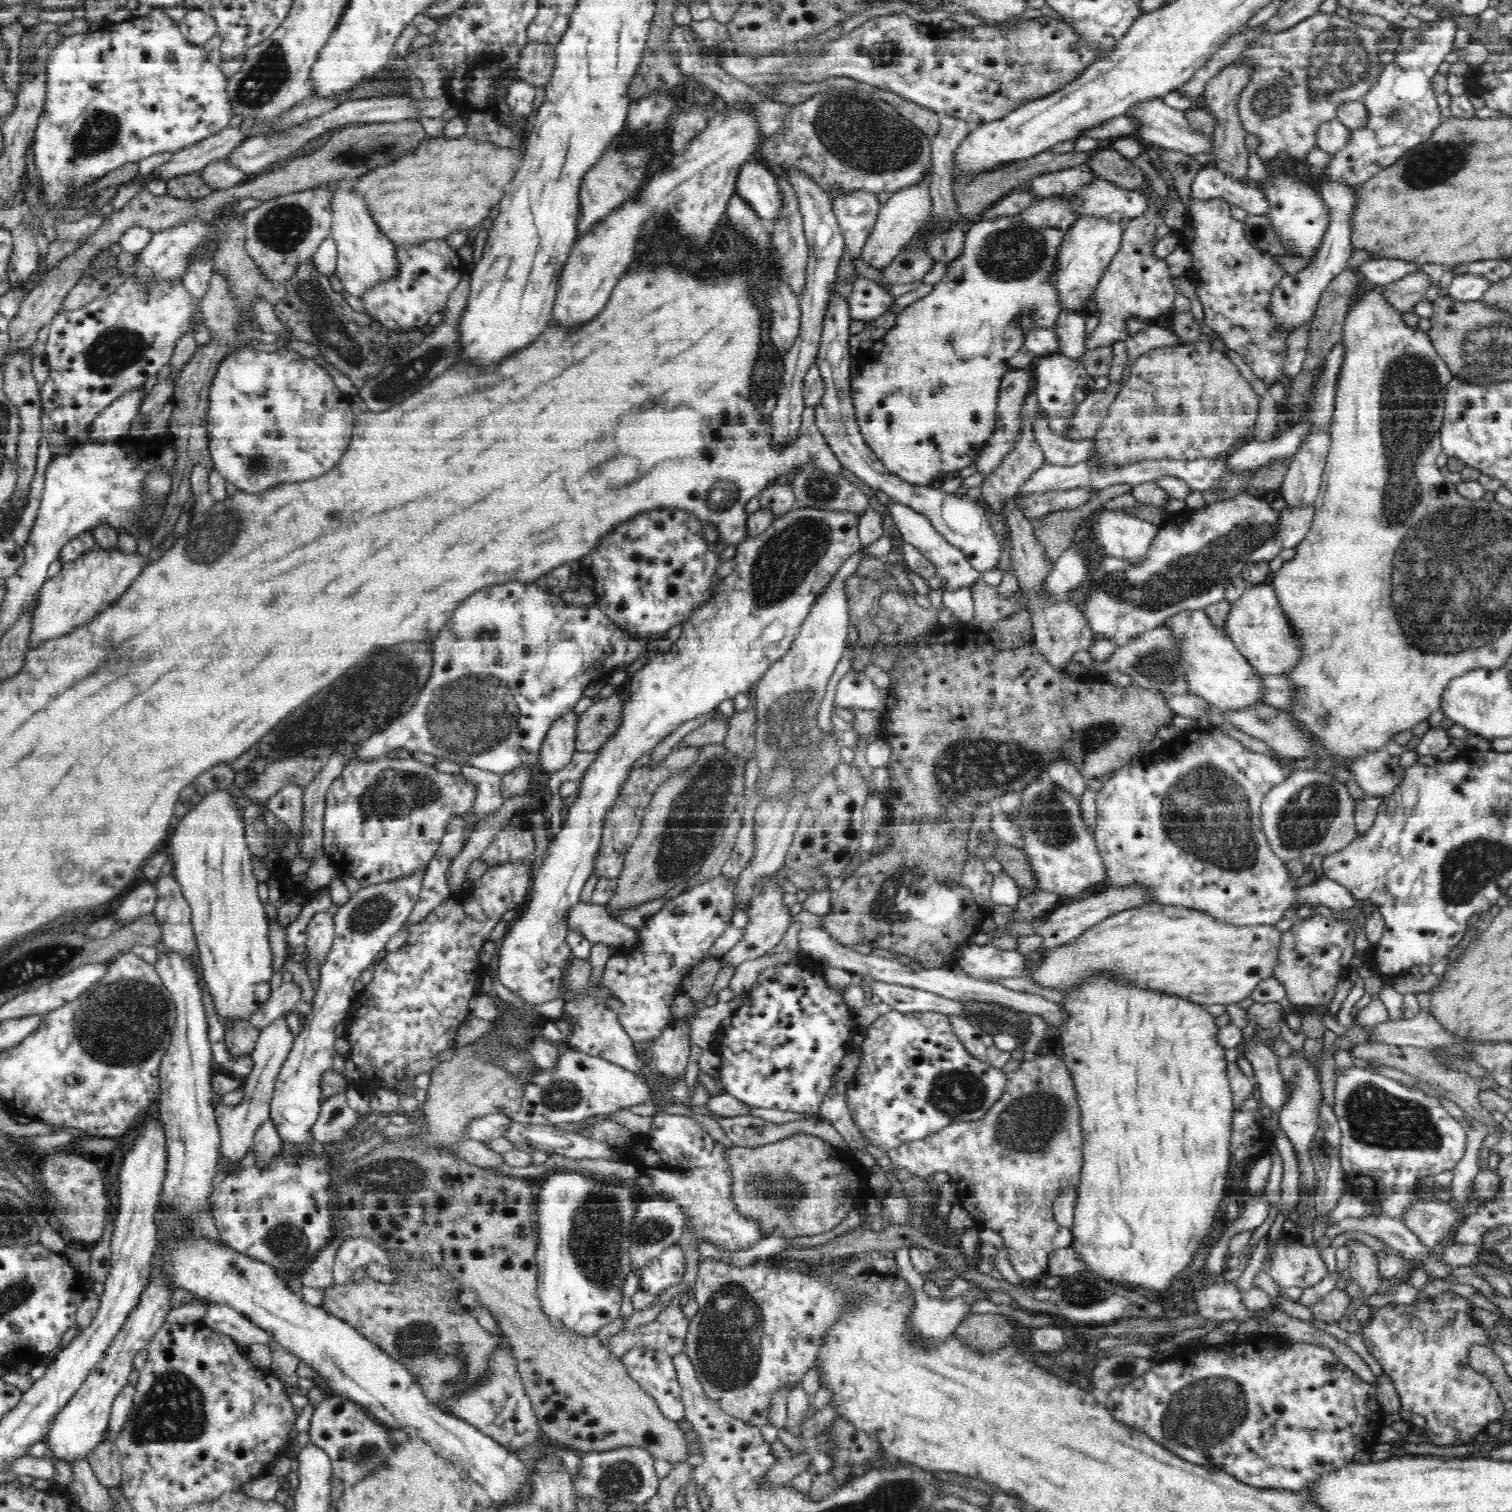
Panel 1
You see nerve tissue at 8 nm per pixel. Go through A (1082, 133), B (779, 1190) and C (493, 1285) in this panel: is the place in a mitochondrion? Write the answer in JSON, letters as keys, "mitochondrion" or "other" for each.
{"A":"other","B":"mitochondrion","C":"other"}

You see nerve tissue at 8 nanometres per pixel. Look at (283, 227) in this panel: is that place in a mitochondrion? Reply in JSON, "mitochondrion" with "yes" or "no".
{"mitochondrion":"yes"}

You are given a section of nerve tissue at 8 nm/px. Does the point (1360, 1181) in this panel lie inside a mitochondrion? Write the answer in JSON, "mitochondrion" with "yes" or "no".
{"mitochondrion":"no"}

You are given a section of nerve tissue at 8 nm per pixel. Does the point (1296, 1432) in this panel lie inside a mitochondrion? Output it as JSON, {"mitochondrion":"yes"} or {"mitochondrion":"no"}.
{"mitochondrion":"no"}

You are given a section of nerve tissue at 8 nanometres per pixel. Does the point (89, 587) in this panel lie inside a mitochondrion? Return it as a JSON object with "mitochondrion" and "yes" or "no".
{"mitochondrion":"no"}

